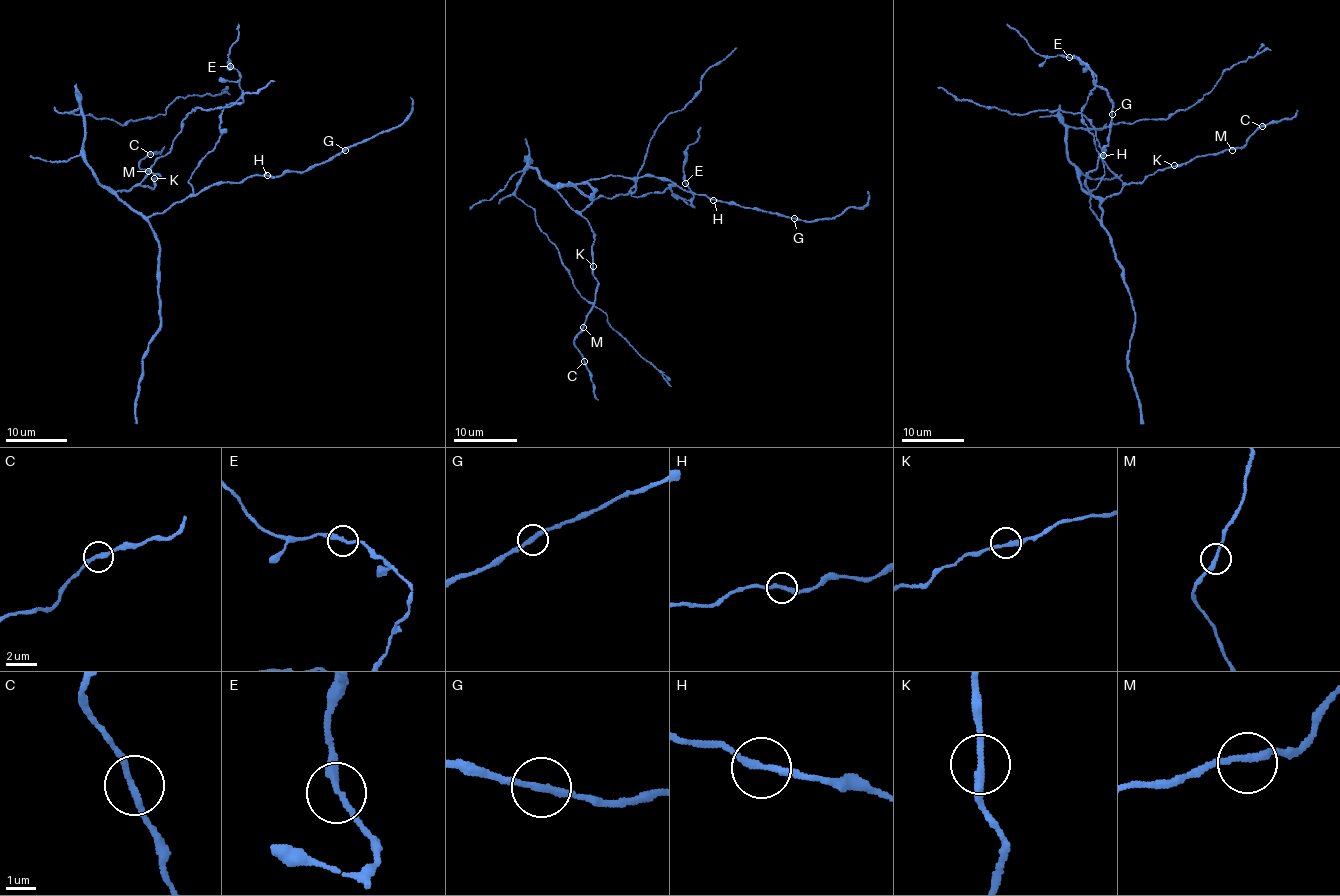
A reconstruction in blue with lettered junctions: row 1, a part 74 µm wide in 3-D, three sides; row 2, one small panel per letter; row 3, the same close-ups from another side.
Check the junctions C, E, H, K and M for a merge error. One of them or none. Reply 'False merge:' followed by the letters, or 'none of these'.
False merge: none of these

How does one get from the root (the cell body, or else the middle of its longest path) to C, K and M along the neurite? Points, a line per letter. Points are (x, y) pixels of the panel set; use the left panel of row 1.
C: (107, 188), (126, 192), (135, 185), (154, 188), (153, 179), (160, 176), (139, 167), (139, 162), (150, 154)
K: (107, 188), (126, 192), (137, 185), (152, 189), (154, 178)
M: (107, 188), (126, 192), (137, 185), (152, 189), (153, 179), (160, 176), (148, 171)

